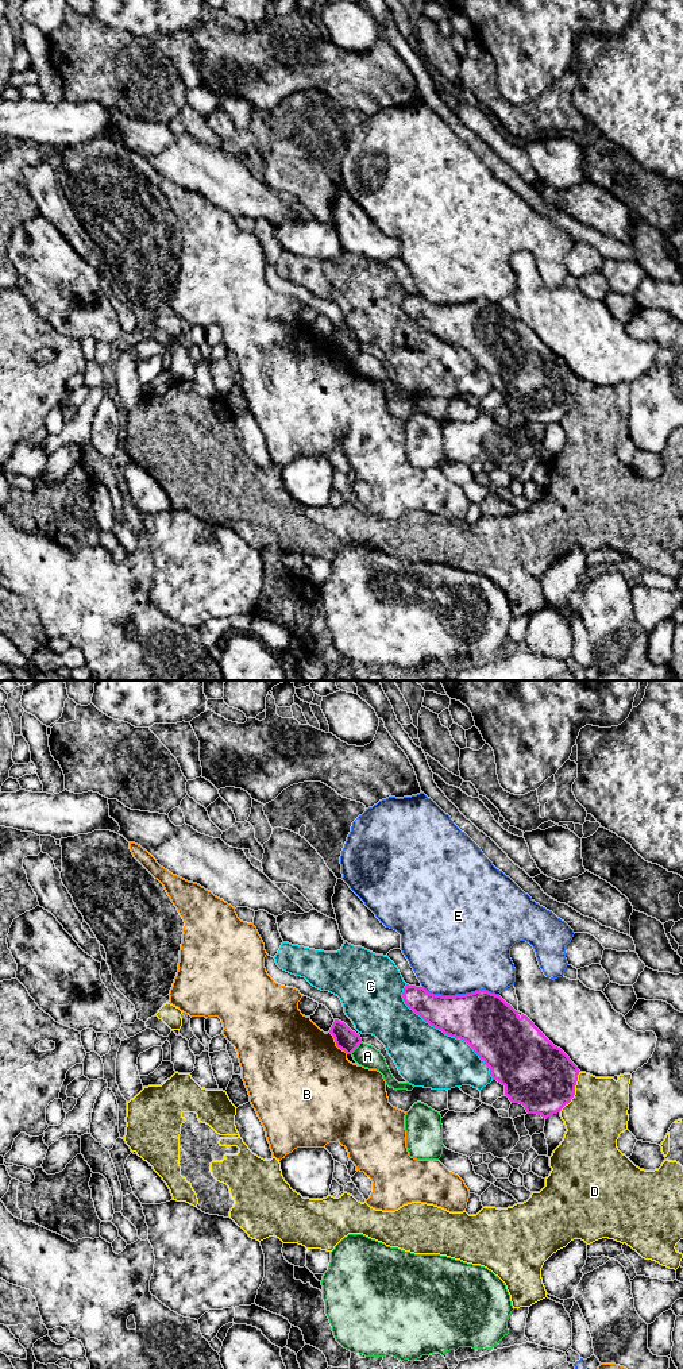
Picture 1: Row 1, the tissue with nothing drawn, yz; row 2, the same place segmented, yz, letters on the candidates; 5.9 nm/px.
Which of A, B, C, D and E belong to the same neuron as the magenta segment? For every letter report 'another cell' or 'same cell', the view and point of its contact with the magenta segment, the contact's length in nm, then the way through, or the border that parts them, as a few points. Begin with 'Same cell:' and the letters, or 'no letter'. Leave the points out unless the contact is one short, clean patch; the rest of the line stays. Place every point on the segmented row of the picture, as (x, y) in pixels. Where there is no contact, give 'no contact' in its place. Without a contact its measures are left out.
Same cell: no letter
A: another cell; contact yz (355, 1048); length 100 nm; border yz (361, 1041), (350, 1053)
B: another cell; contact yz (336, 1044); length 180 nm
C: another cell; contact yz (444, 1033); length 750 nm
D: another cell; contact yz (574, 1091); length 280 nm
E: another cell; contact yz (460, 995); length 460 nm

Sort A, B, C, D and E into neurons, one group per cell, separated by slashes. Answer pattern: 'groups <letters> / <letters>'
groups A / B D / C / E

